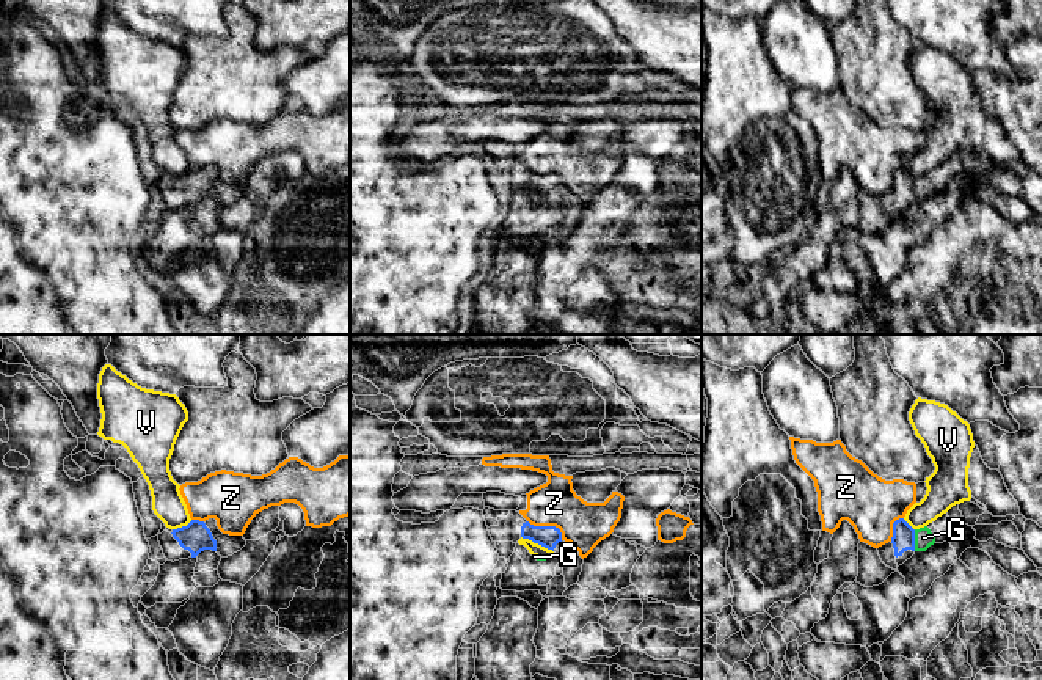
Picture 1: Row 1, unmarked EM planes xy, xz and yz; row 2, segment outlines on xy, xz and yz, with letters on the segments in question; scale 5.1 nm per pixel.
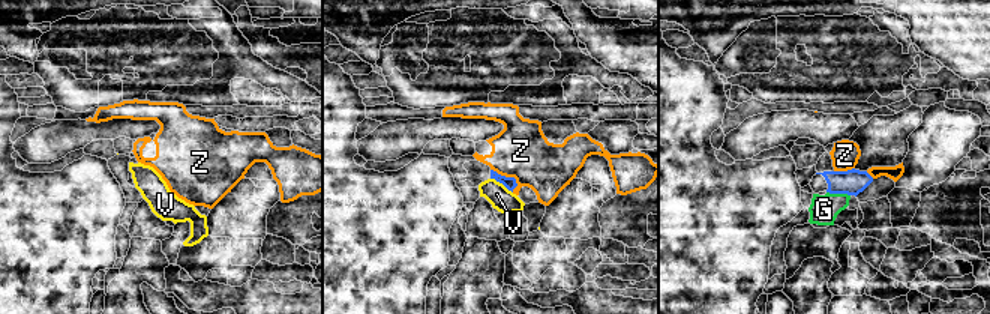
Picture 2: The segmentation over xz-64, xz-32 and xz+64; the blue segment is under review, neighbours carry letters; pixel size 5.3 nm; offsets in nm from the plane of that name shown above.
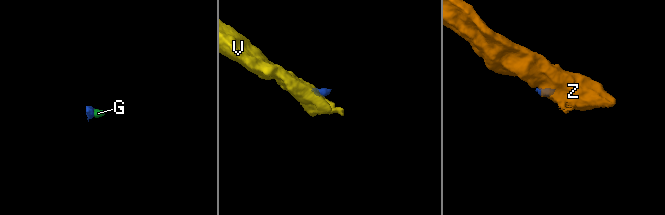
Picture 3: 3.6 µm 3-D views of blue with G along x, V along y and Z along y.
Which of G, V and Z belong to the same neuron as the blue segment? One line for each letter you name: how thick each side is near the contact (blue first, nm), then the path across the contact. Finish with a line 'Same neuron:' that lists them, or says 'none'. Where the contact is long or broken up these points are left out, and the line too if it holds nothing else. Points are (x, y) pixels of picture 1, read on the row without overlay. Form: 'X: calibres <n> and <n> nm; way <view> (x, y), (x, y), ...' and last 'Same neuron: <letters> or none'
G: calibres 120 and 100 nm; way yz (903, 187), (914, 189), (923, 186)
Same neuron: G

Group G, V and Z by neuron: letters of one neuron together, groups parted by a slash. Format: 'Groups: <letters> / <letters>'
Groups: G / V / Z

